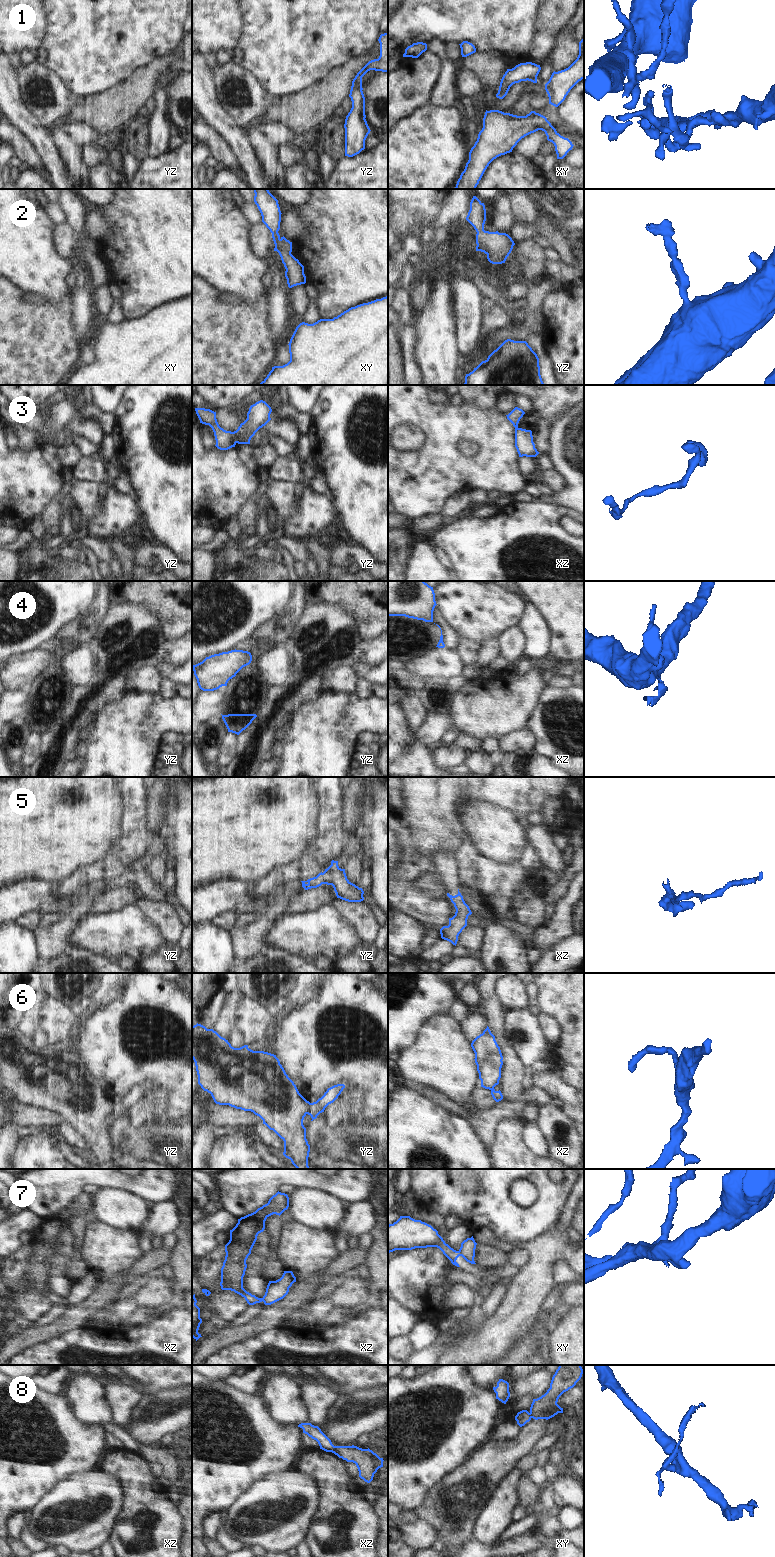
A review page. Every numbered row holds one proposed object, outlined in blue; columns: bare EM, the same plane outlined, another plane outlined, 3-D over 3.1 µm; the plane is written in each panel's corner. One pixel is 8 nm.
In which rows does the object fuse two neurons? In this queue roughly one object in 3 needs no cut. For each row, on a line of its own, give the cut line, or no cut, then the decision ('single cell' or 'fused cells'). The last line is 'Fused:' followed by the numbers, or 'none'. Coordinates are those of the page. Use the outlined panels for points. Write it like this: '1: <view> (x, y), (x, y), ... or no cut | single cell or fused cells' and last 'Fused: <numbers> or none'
1: no cut | single cell
2: no cut | single cell
3: yz (234, 431), (240, 443) | fused cells
4: yz (235, 674), (233, 676) | fused cells
5: no cut | single cell
6: yz (310, 1103), (310, 1108), (306, 1113) | fused cells
7: xy (457, 1251), (460, 1255) | fused cells
8: xz (335, 1446), (331, 1451) | fused cells
Fused: 3, 4, 6, 7, 8

